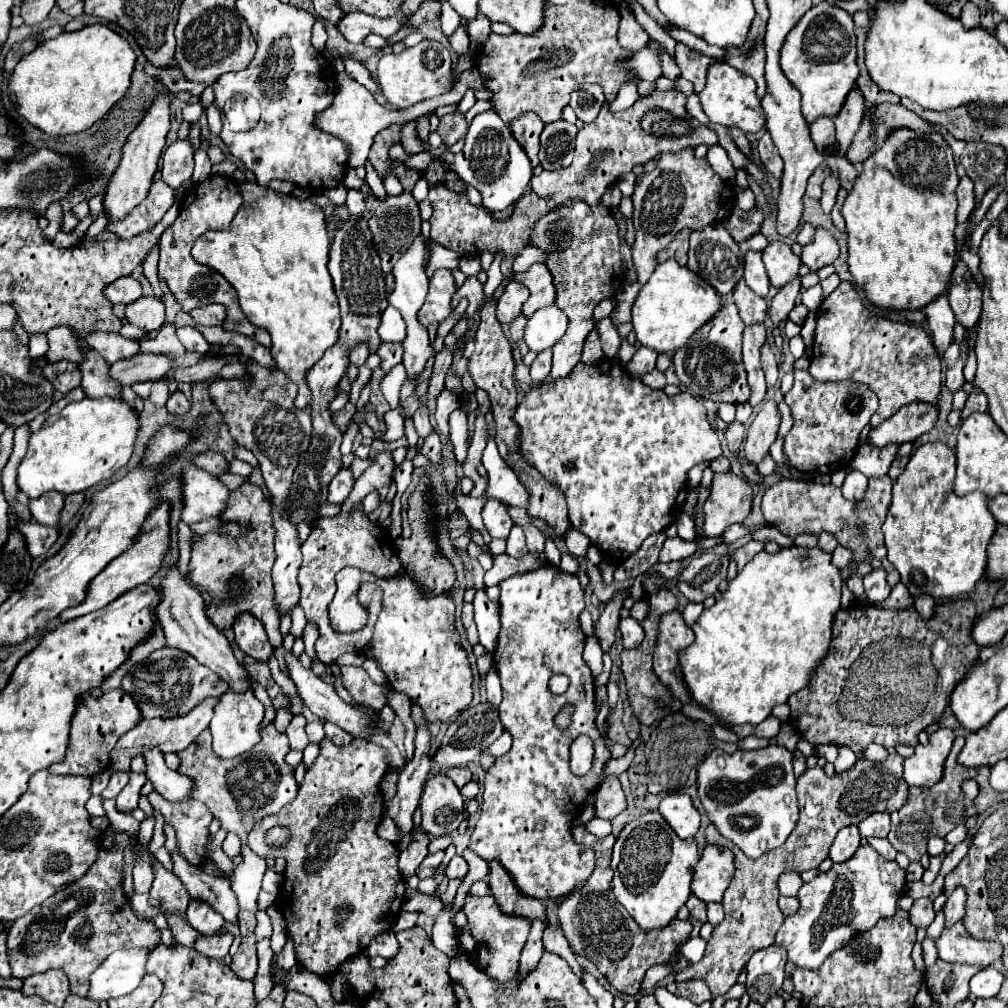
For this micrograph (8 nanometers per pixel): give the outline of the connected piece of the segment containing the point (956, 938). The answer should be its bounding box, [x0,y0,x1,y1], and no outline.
[937,920,1003,966]

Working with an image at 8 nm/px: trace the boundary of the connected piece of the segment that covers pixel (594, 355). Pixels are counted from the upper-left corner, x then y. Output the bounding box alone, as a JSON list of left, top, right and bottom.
[581,330,603,362]

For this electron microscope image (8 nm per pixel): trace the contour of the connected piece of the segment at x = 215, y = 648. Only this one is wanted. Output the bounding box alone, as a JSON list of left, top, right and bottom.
[155,564,251,690]

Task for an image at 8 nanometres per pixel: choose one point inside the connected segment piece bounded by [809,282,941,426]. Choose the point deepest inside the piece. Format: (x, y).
(897, 360)

